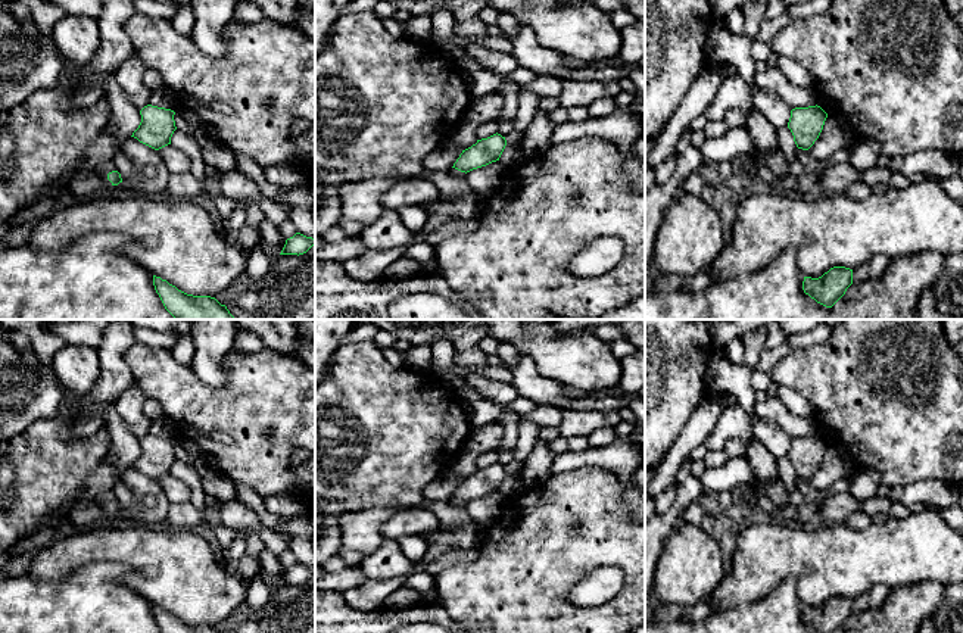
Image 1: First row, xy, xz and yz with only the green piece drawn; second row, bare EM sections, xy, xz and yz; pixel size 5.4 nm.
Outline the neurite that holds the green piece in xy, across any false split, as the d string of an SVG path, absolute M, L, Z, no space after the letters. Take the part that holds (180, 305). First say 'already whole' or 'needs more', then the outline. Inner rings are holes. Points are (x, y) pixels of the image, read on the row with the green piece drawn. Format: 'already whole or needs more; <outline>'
already whole; M156 275L153 286L165 309L175 319L234 319L227 306L215 297L187 294Z

